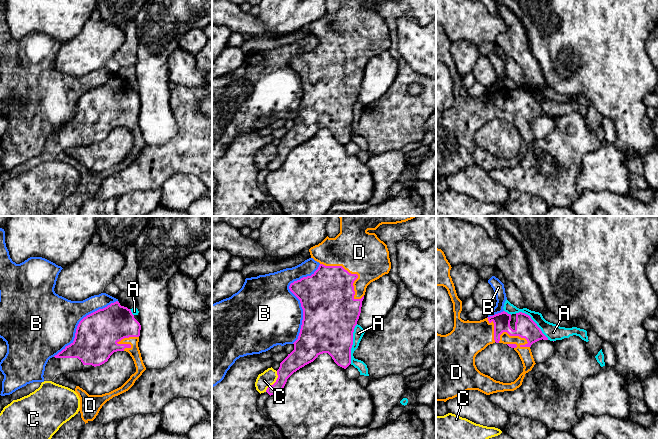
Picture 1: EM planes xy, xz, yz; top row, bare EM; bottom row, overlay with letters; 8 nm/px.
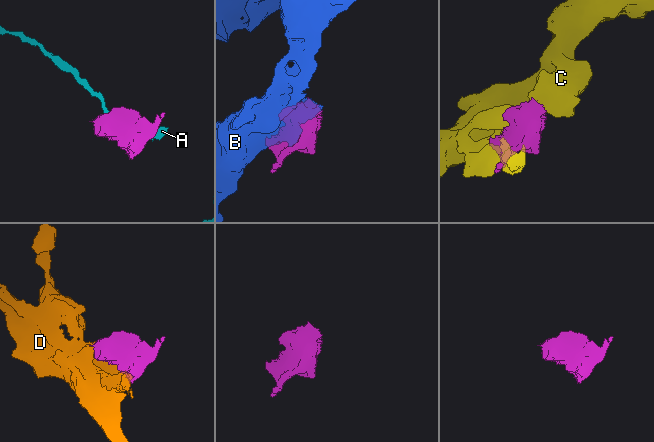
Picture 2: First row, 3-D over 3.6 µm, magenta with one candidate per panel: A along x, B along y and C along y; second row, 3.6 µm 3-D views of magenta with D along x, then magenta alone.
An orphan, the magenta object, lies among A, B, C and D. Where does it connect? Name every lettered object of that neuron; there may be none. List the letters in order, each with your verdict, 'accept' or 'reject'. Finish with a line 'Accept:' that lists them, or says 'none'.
A: reject
B: reject
C: reject
D: accept
Accept: D

